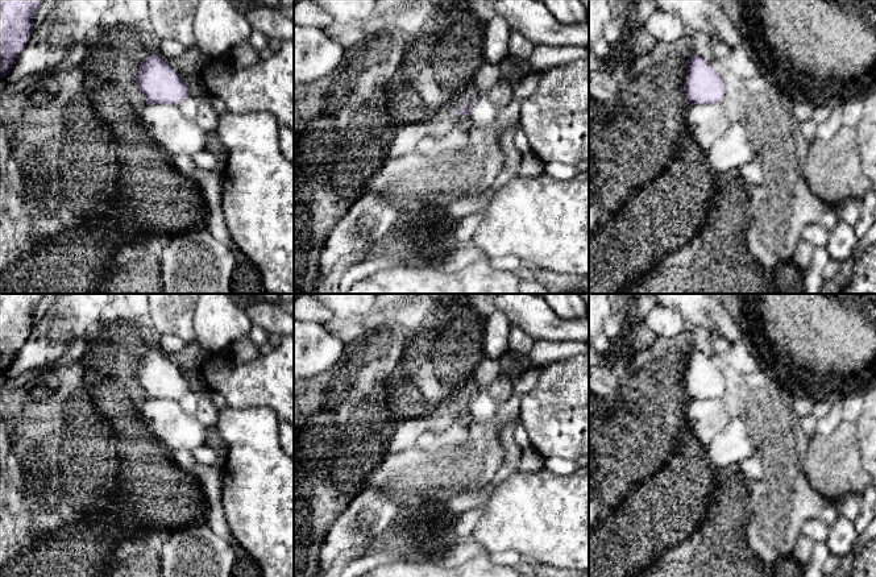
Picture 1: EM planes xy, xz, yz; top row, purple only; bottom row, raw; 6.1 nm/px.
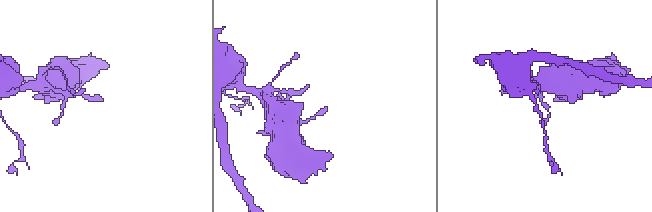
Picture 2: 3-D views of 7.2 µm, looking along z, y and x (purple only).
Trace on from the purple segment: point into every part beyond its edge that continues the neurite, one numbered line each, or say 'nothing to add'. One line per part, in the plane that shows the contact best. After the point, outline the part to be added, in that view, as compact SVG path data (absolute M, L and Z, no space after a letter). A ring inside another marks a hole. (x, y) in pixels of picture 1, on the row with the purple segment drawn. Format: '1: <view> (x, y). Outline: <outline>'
nothing to add

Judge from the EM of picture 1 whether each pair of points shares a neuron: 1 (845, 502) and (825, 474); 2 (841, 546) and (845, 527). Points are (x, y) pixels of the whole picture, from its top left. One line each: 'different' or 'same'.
1: different
2: same

